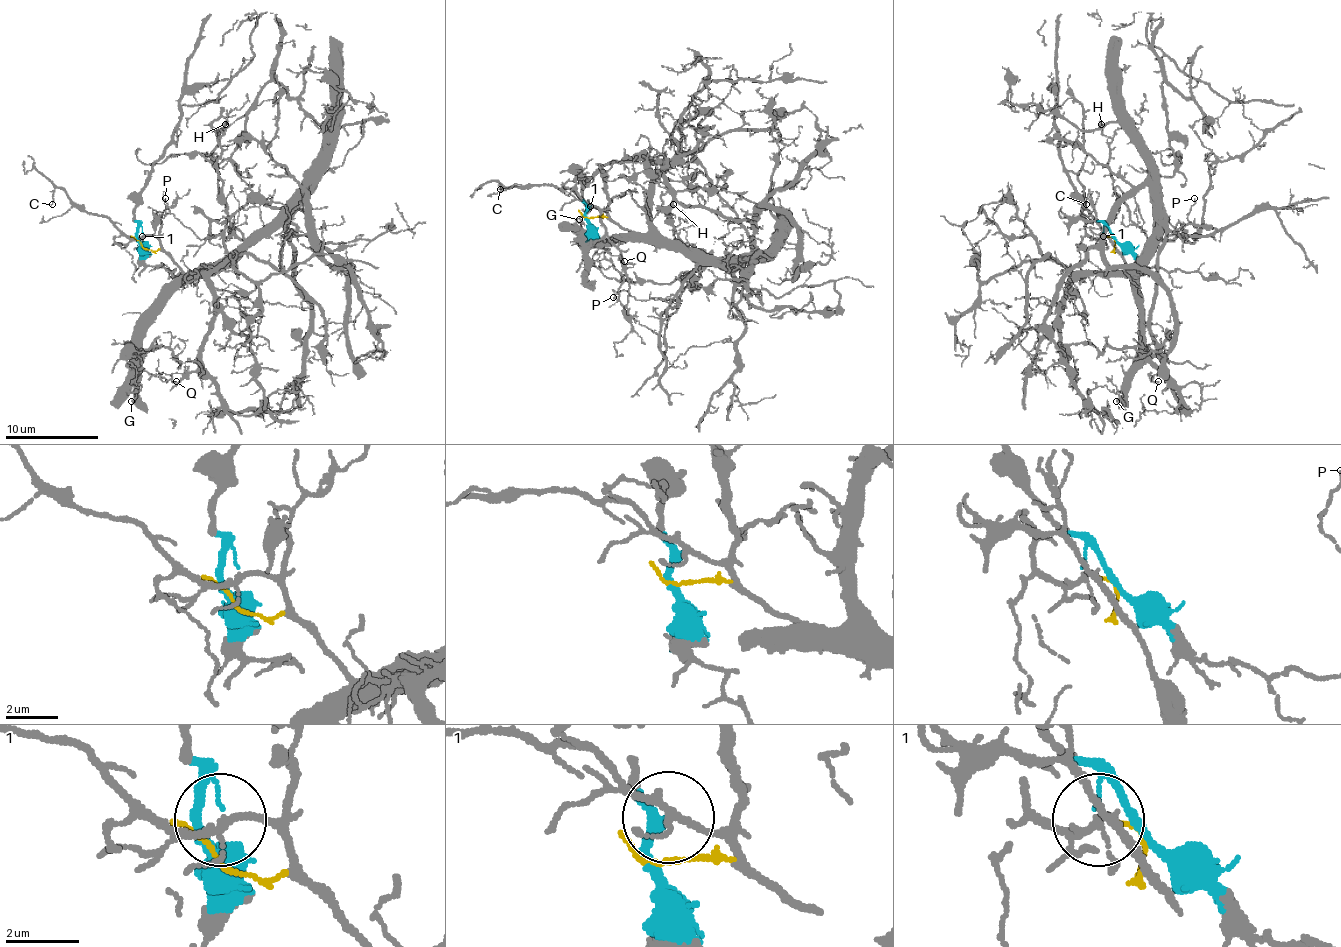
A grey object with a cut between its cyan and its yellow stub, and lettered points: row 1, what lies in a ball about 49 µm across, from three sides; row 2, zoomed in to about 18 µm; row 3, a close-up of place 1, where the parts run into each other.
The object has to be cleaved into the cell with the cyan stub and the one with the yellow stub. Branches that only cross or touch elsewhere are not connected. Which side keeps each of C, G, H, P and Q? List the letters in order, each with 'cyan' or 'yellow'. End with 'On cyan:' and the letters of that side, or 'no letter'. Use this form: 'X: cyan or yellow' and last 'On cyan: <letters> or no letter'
C: yellow
G: yellow
H: yellow
P: yellow
Q: yellow
On cyan: no letter

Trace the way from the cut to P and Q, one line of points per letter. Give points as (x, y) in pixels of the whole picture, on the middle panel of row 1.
P: (586, 219), (609, 216), (632, 233), (665, 240), (695, 263), (674, 296), (637, 300), (621, 291), (614, 298)
Q: (586, 219), (609, 216), (630, 233), (625, 237), (588, 249), (593, 261), (607, 251), (623, 261)

